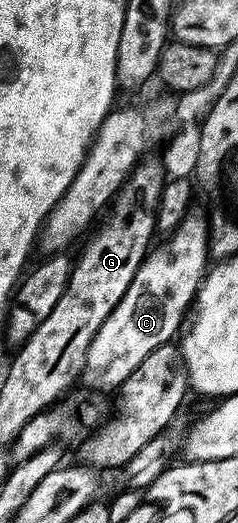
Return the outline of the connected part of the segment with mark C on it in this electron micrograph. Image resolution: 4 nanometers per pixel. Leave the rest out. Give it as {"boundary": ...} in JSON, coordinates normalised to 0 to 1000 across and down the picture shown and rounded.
{"boundary":[[[794,409],[689,463],[697,467],[685,476],[668,482],[647,480],[609,491],[567,532],[550,532],[550,547],[534,547],[534,562],[517,562],[500,585],[483,585],[450,616],[416,623],[357,686],[349,734],[357,727],[366,740],[412,742],[424,750],[458,750],[471,742],[475,748],[504,744],[525,725],[584,700],[584,692],[601,692],[601,685],[618,685],[634,669],[714,656],[748,641],[765,621],[782,618],[786,598],[828,572],[828,558],[845,553],[845,539],[861,533],[870,514],[887,505],[887,436],[866,415],[857,421],[845,413]]]}

